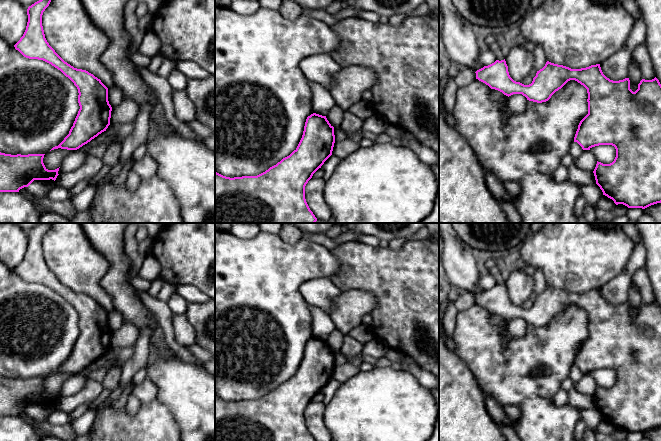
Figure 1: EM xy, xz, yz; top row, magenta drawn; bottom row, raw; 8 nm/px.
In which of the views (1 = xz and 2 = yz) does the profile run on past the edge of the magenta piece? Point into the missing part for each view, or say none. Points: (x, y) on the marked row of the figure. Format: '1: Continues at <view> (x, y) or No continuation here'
1: No continuation here
2: No continuation here

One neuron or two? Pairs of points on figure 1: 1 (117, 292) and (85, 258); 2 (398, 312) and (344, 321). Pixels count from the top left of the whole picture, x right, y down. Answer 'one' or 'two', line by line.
1: two
2: two

